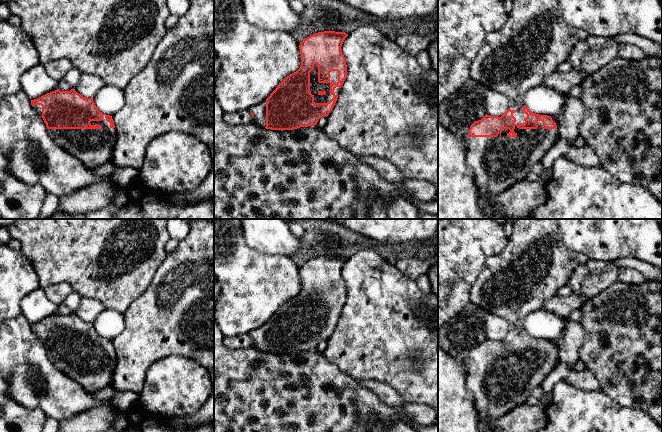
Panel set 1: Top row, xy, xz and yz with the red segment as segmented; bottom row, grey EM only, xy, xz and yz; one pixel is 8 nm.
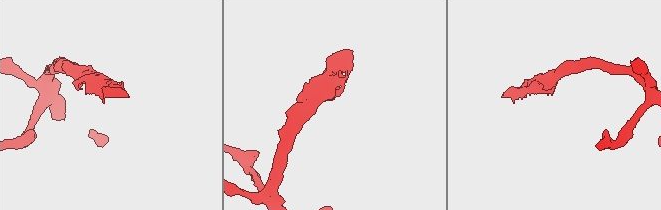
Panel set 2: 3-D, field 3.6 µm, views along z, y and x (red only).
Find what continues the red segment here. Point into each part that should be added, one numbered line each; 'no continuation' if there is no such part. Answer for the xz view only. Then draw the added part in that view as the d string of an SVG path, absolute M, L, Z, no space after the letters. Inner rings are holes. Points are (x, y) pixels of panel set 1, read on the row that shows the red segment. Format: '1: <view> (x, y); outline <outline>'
1: xz (315, 86); outline M314 64L314 69L310 72L310 91L315 103L327 103L333 98L330 94L330 83L318 82L317 64Z

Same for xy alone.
1: xy (93, 147); outline M103 115L101 121L91 121L91 125L101 125L101 129L47 129L50 137L65 151L80 160L90 169L97 168L112 159L116 142L116 129L110 127L110 123Z

